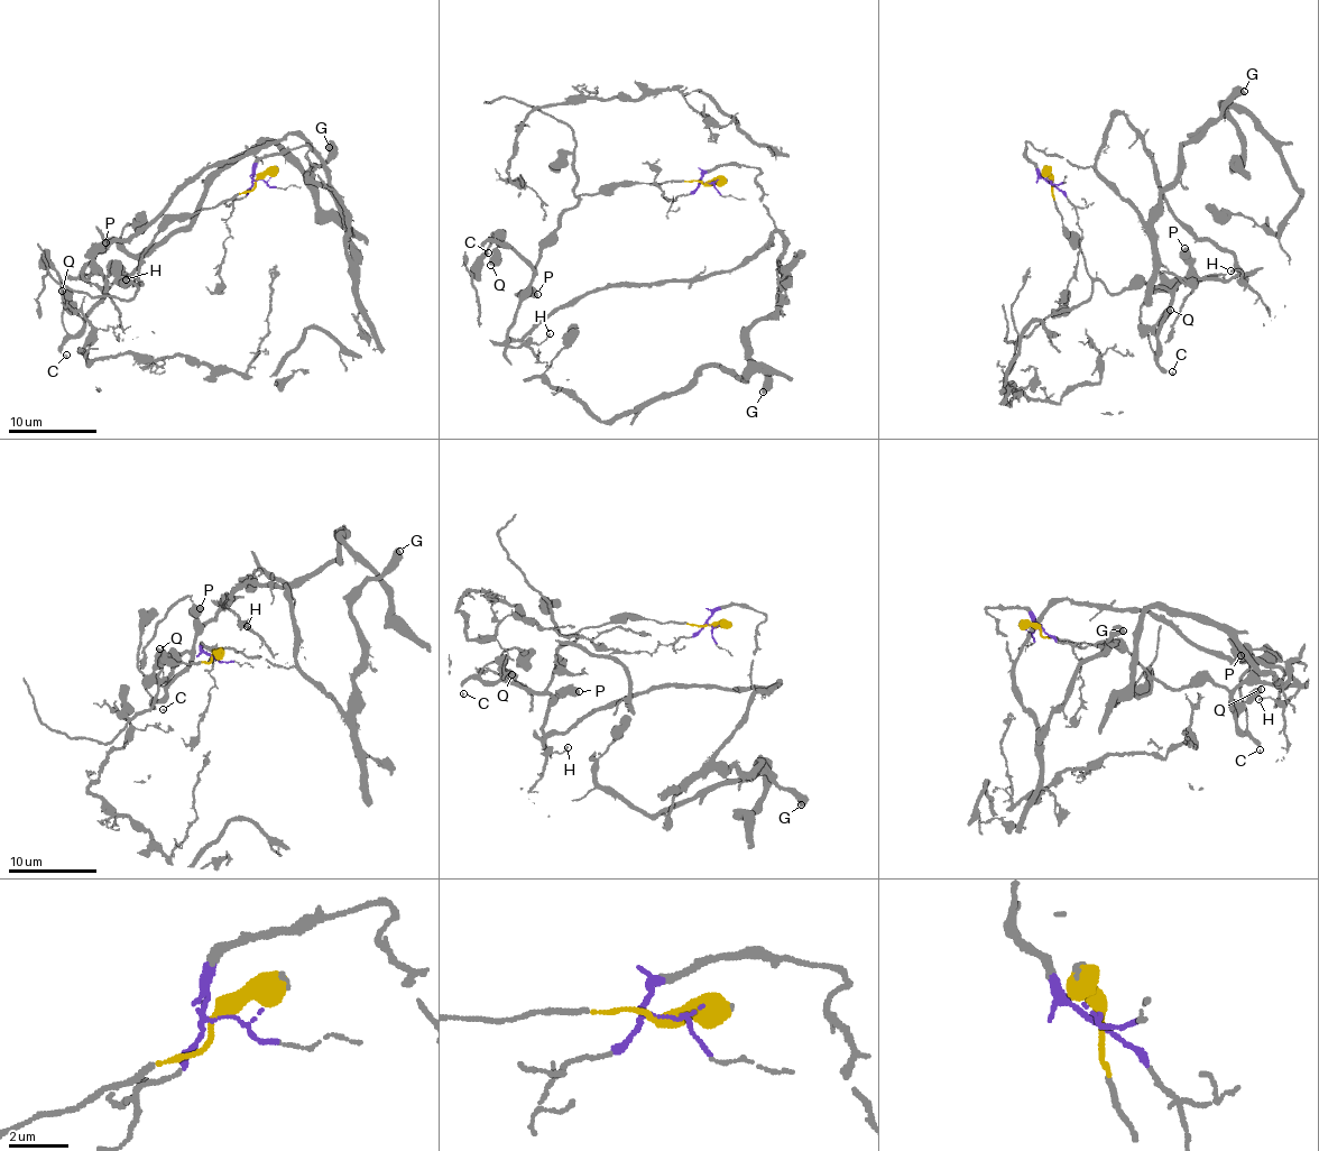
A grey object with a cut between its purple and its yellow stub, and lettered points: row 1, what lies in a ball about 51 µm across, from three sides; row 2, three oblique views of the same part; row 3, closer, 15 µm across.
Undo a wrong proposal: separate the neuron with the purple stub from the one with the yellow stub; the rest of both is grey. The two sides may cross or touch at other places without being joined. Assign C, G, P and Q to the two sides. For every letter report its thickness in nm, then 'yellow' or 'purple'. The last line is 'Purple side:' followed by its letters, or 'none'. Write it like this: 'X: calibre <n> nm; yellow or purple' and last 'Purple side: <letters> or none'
C: calibre 90 nm; yellow
G: calibre 550 nm; purple
P: calibre 600 nm; yellow
Q: calibre 600 nm; yellow
Purple side: G

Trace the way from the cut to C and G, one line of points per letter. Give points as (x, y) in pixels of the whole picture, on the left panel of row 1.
C: (257, 180), (215, 206), (172, 215), (131, 275), (110, 272), (104, 300), (65, 341), (62, 352), (66, 353)
G: (257, 180), (260, 158), (309, 147), (346, 217), (349, 261), (341, 203), (314, 181), (328, 146)

